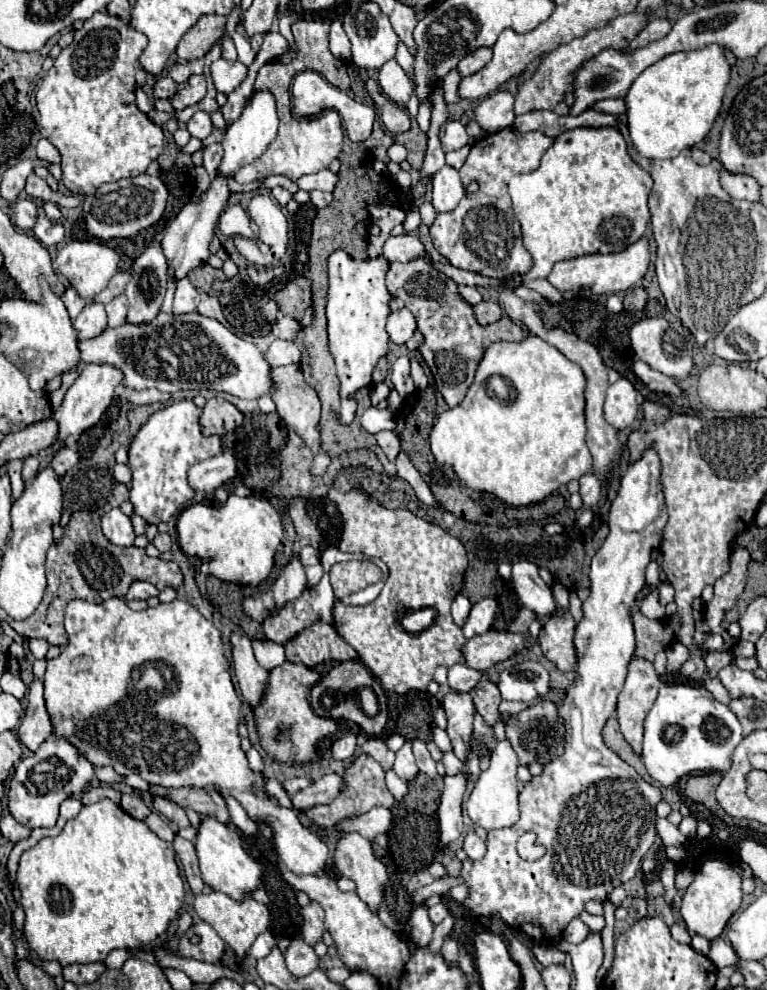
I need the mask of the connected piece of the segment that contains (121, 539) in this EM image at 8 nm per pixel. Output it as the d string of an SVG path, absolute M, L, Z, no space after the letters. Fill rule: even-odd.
M113 507L109 513L101 517L101 527L103 527L103 535L115 545L133 545L137 537L133 531L131 517L121 513L119 507Z

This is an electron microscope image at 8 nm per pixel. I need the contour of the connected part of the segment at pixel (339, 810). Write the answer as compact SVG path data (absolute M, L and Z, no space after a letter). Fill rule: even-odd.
M359 753L353 763L343 771L341 775L343 779L343 791L329 803L329 805L319 805L319 807L311 807L307 811L301 811L297 817L301 821L301 825L309 827L309 825L319 825L319 827L331 827L335 825L339 819L343 817L353 817L353 815L361 815L377 805L381 807L391 807L395 803L393 795L389 793L387 785L385 785L385 771L383 767L369 755Z

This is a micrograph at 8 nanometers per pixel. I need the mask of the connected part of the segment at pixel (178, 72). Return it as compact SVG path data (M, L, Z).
M175 63L175 65L169 69L169 77L171 77L175 83L185 83L185 81L191 77L191 73L189 73L187 65Z

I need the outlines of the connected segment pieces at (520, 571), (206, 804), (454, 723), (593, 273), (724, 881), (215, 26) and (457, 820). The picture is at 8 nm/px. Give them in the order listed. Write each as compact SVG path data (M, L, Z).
M517 561L513 563L511 583L515 587L517 597L521 603L537 613L539 619L545 619L555 613L557 605L553 599L551 589L539 577L539 567L531 561Z
M151 785L151 791L153 791L153 795L161 795L161 797L169 795L171 801L175 801L181 807L191 807L199 815L215 815L221 823L225 823L225 825L231 823L227 803L217 791L203 791L203 789L193 789L193 787L165 789L165 787L157 787L157 785Z
M449 691L443 697L443 709L447 715L447 733L451 737L453 753L461 761L467 761L467 751L473 731L473 713L475 713L473 699L469 693Z
M641 237L639 241L635 241L633 245L629 245L627 249L619 251L619 253L593 253L593 255L581 255L575 259L567 259L567 261L559 261L555 263L553 271L549 273L547 281L557 287L559 291L571 291L571 289L579 289L579 287L589 287L595 293L617 293L617 291L627 291L633 285L637 285L649 267L649 241L645 237Z
M709 859L701 865L701 869L695 873L693 883L685 891L685 897L681 903L681 915L689 931L695 931L707 939L713 939L721 935L729 917L741 907L741 897L743 897L741 877L731 869L731 865L721 859Z
M203 15L179 42L177 56L187 61L203 57L211 49L211 41L219 41L223 37L225 21L227 19L221 15Z
M459 771L457 775L445 775L443 777L441 803L437 809L443 845L449 845L451 841L455 841L463 831L461 803L463 803L463 795L467 789L467 777L469 775L465 771Z

